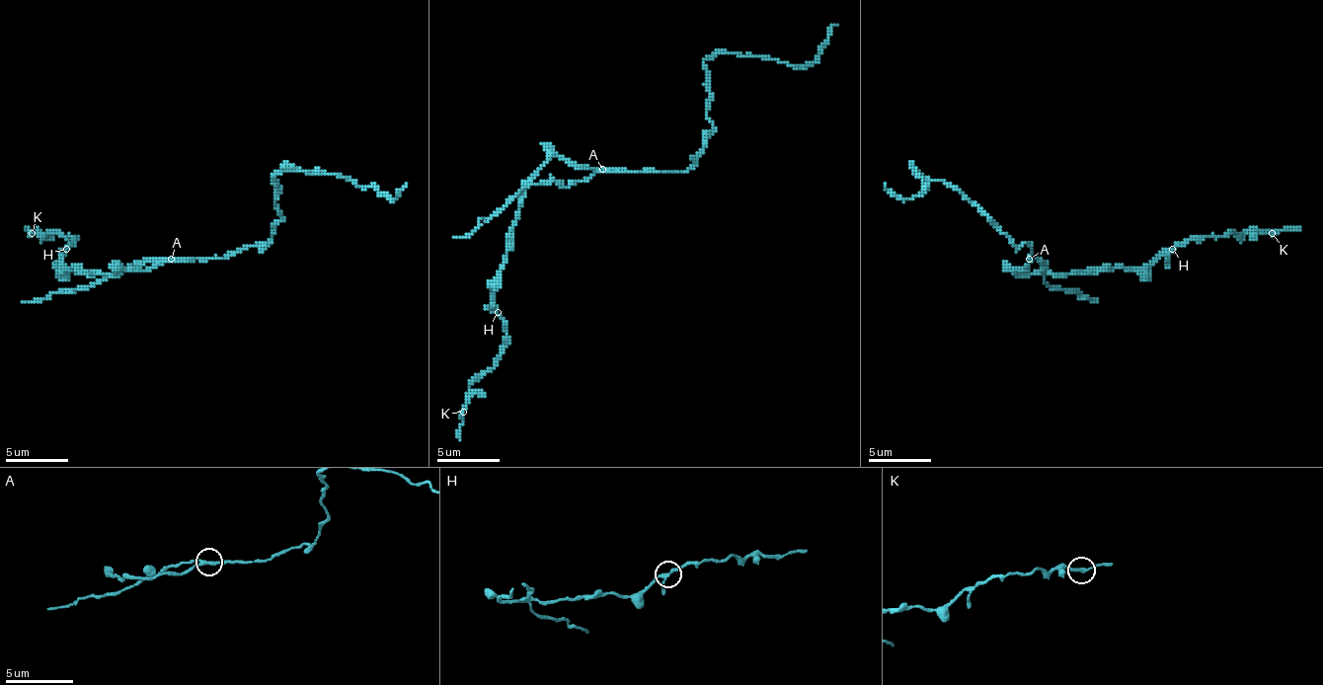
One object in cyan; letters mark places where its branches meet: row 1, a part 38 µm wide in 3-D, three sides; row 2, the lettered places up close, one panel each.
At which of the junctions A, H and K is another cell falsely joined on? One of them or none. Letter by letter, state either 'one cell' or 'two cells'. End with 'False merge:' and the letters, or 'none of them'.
A: two cells
H: one cell
K: one cell
False merge: A

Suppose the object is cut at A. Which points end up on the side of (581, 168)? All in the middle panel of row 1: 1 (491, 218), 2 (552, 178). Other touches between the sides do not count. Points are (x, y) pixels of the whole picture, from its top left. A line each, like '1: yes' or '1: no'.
1: no
2: no

